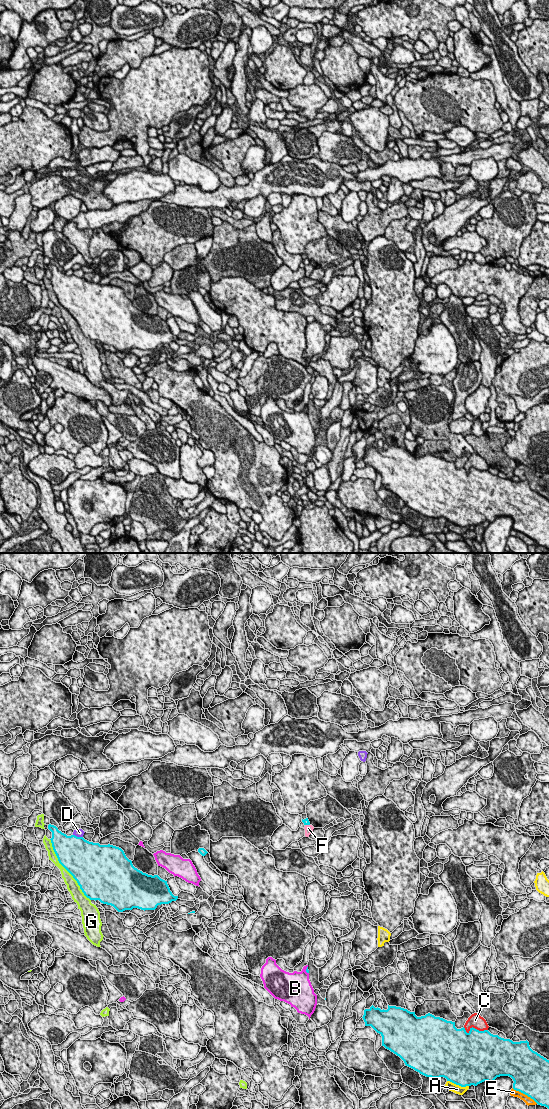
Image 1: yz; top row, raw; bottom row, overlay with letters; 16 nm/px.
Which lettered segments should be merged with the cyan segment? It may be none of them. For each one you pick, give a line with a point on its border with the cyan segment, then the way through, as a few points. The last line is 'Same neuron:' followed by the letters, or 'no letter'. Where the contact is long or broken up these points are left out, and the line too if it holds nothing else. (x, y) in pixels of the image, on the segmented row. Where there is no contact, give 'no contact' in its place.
Same neuron: no letter

